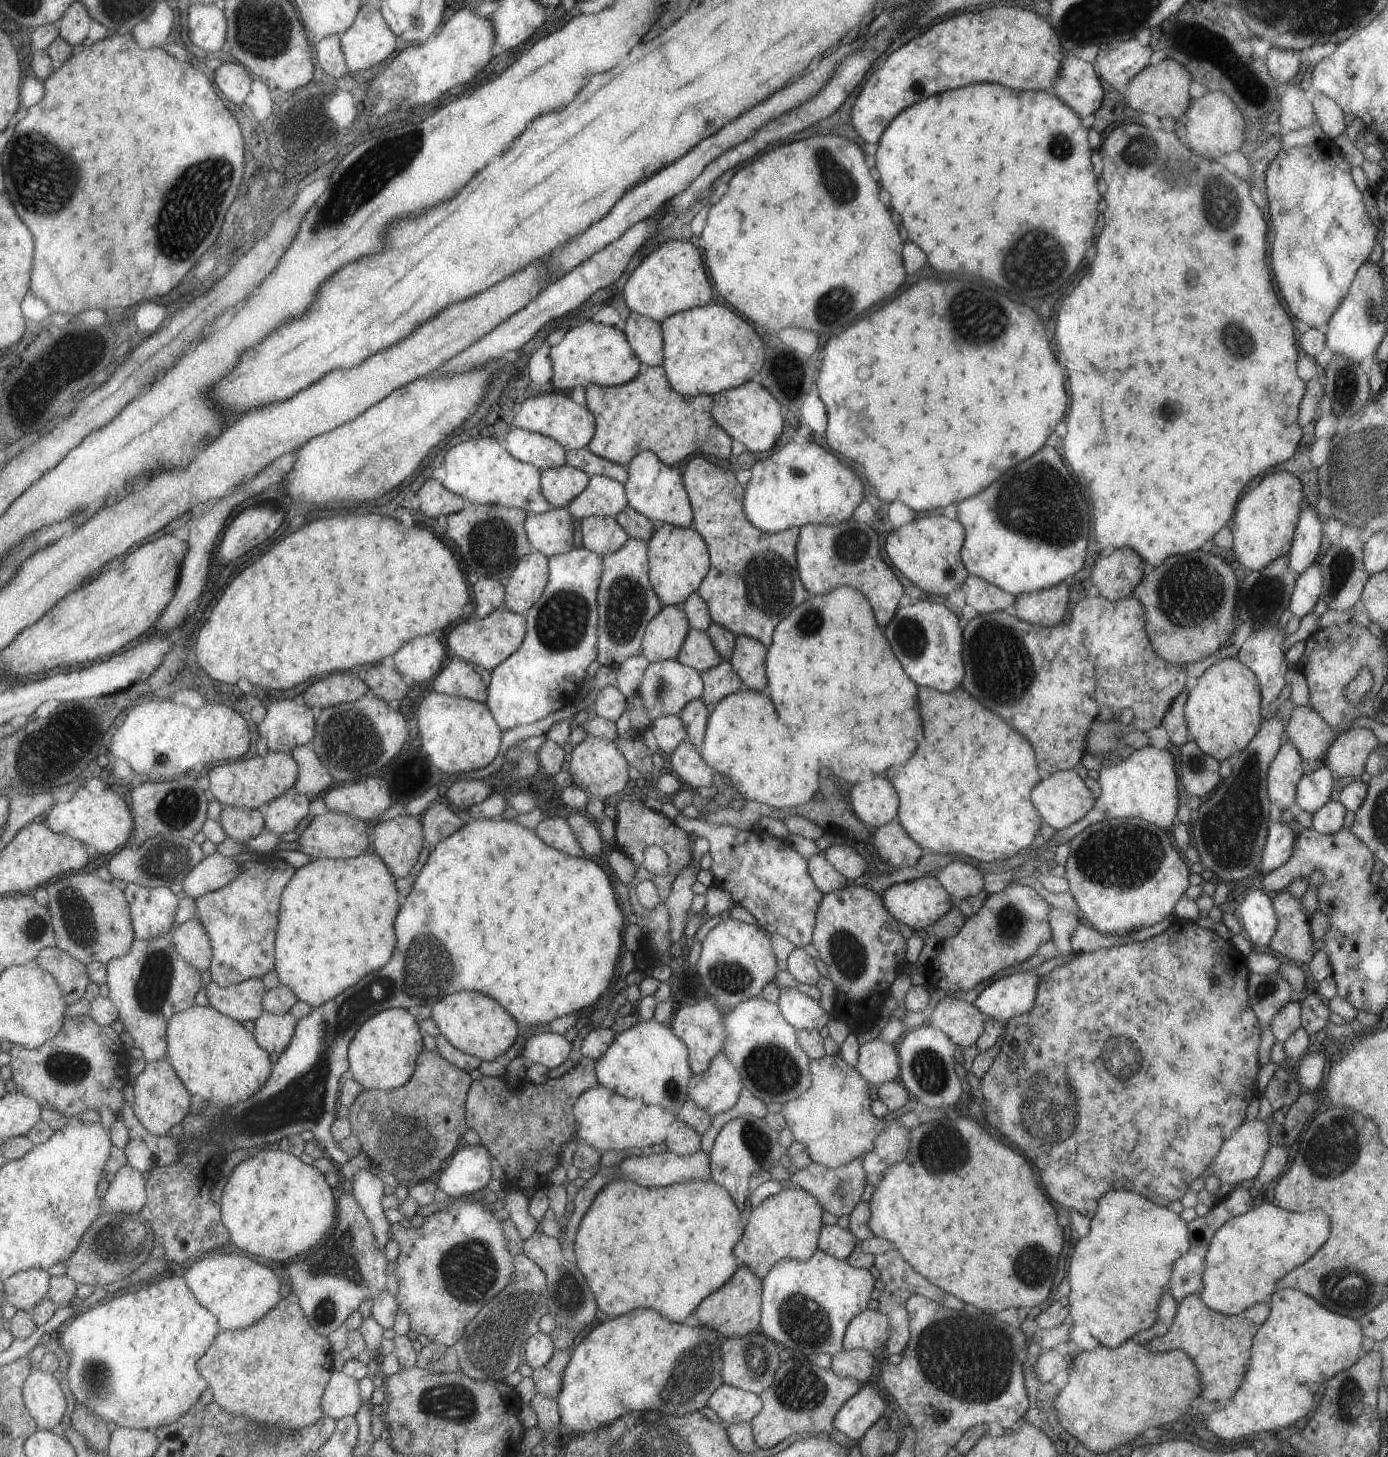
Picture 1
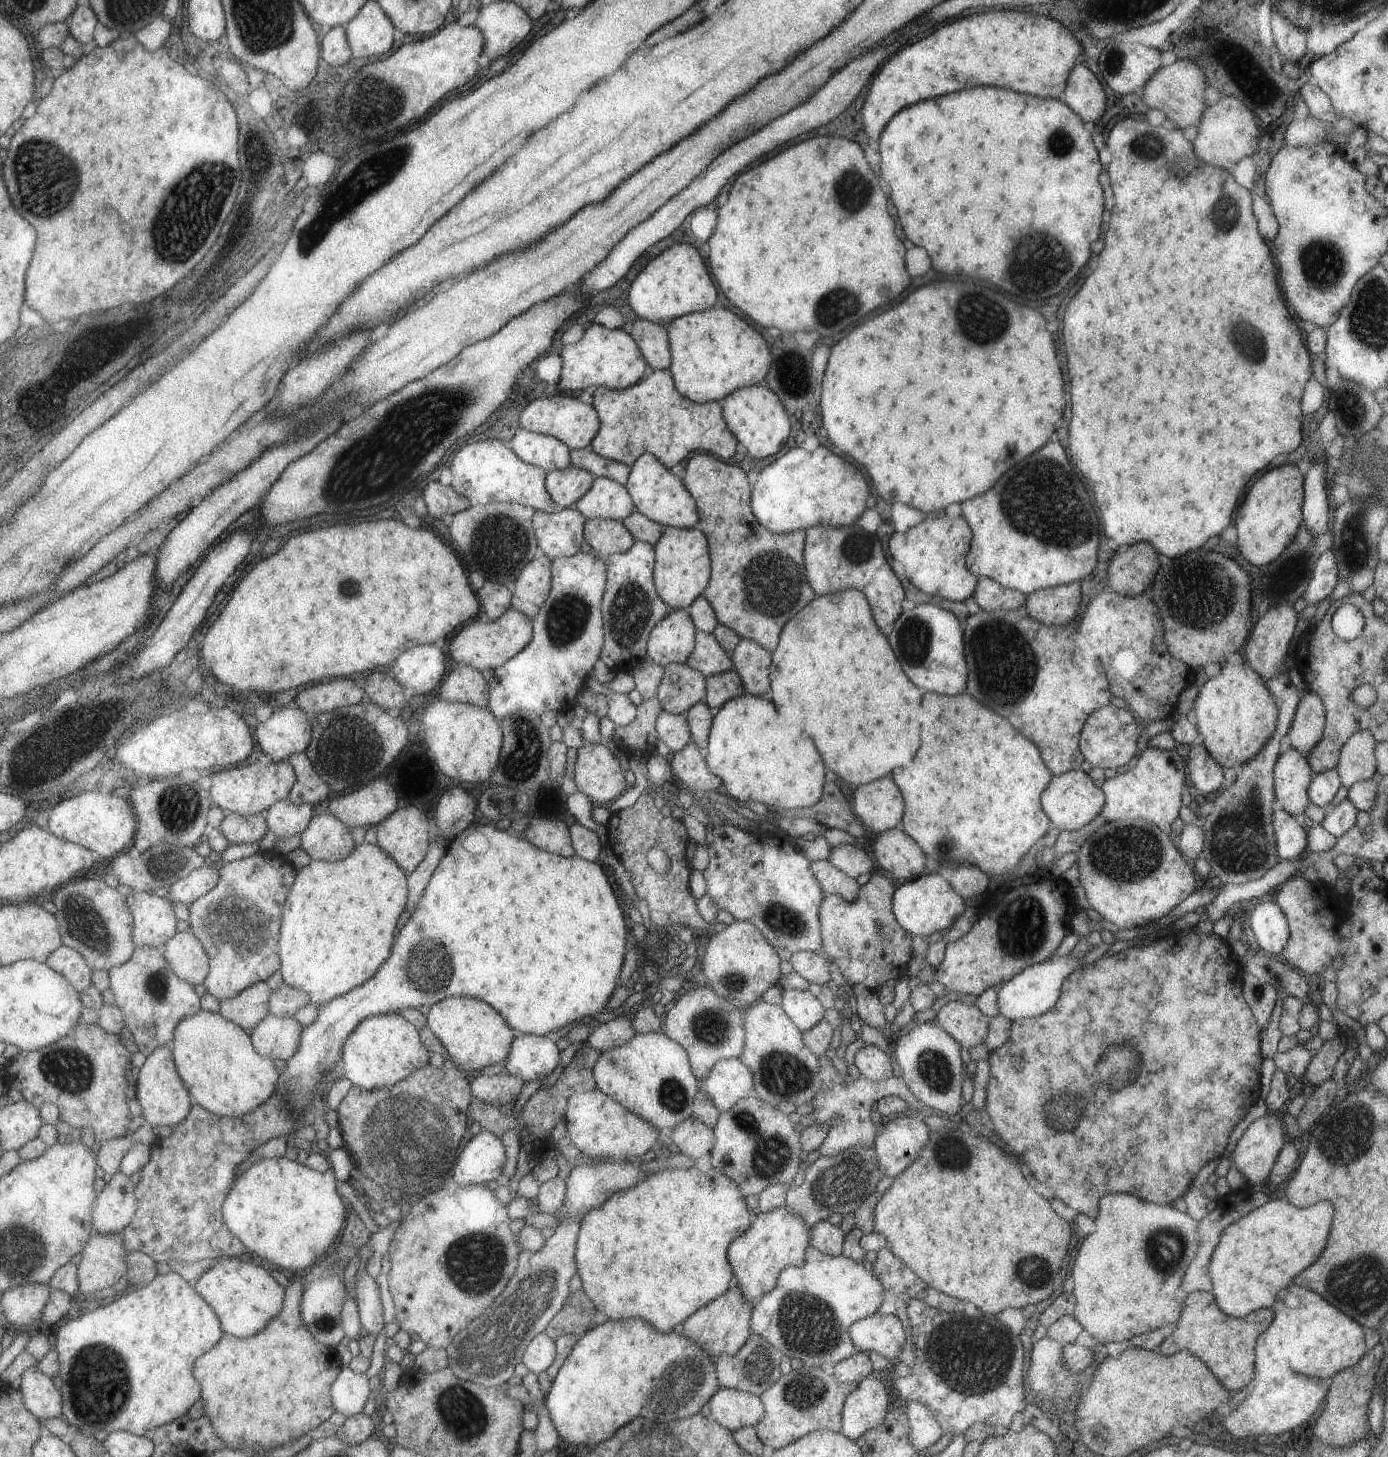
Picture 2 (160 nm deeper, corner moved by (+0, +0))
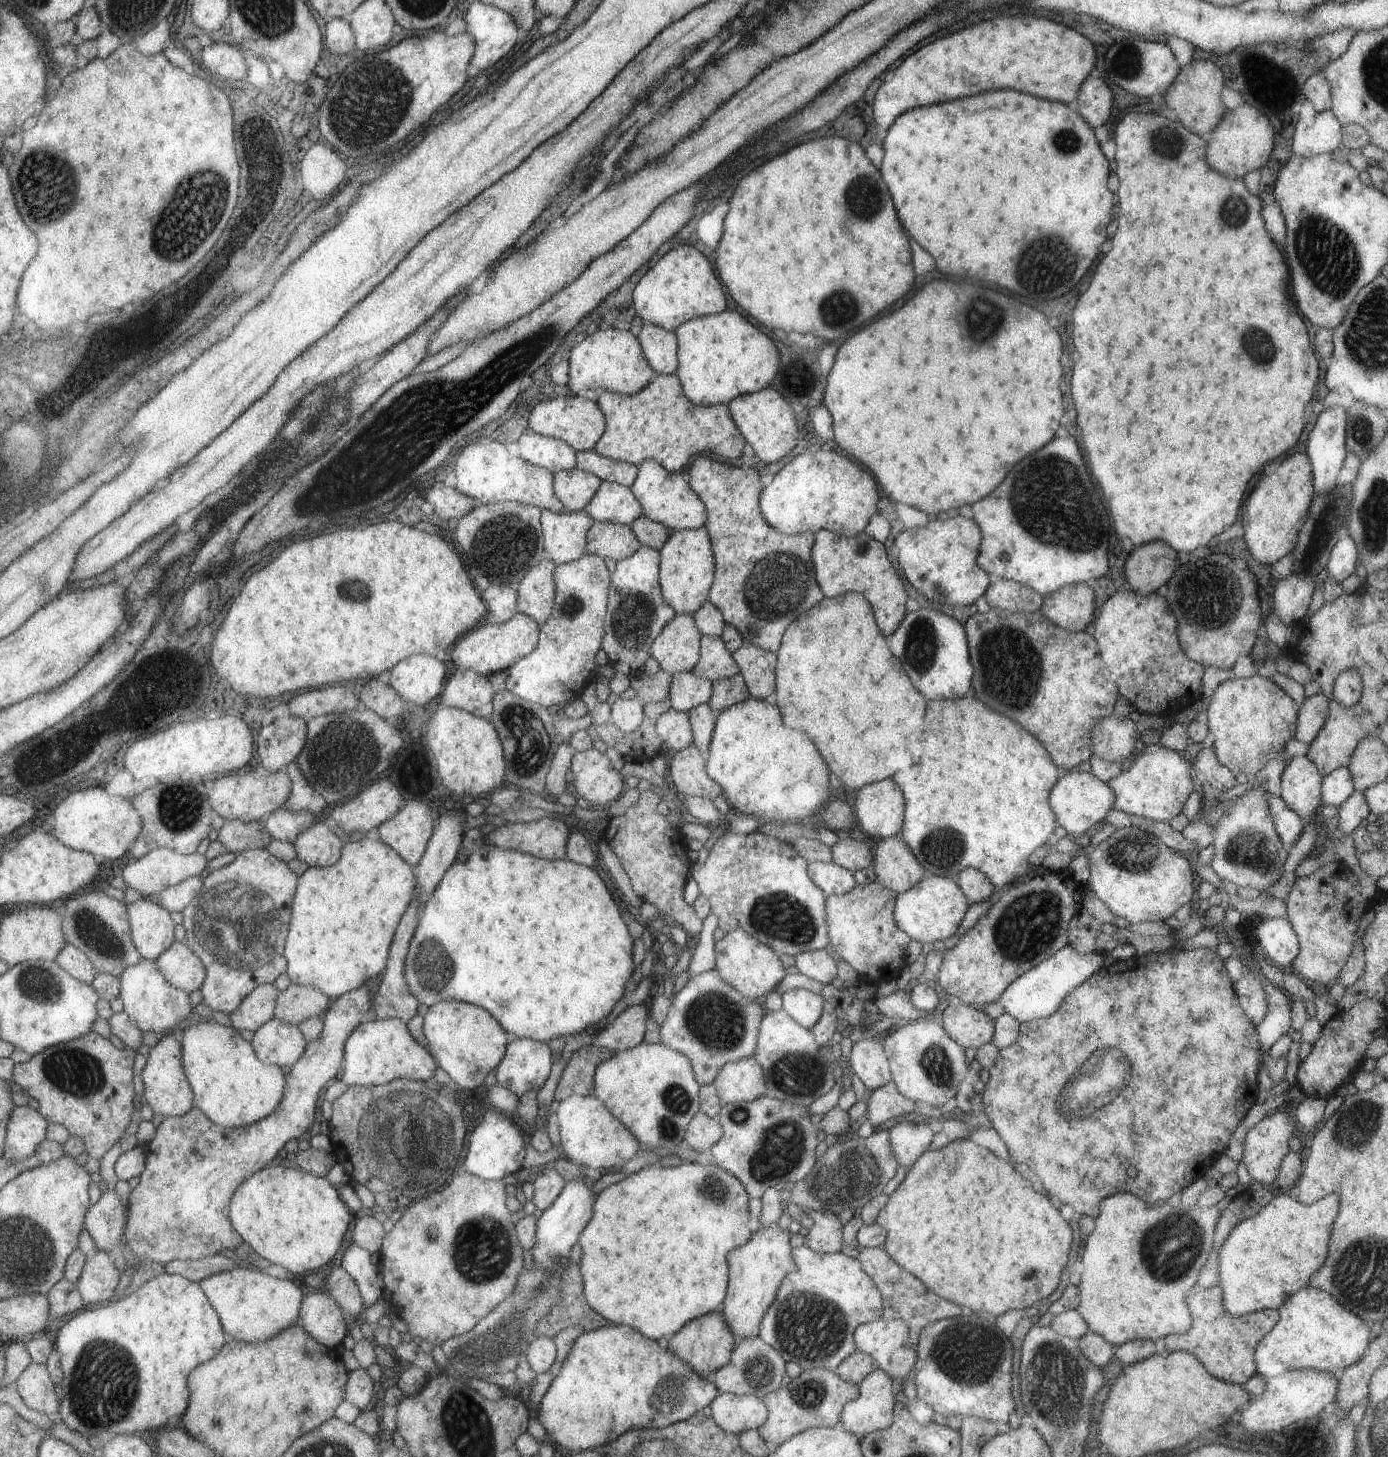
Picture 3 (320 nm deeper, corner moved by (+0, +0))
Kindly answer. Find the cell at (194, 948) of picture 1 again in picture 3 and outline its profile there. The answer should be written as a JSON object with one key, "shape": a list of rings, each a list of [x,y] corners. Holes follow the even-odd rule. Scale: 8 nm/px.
{"shape":[[[173,941],[154,961],[175,988],[188,993],[199,989],[206,975],[203,963],[183,941]]]}

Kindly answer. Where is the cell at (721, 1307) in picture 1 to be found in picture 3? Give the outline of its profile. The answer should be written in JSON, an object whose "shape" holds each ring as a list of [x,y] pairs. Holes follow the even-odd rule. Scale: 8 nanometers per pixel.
{"shape":[[[717,1309],[709,1314],[686,1322],[669,1338],[666,1348],[685,1364],[688,1364],[700,1379],[711,1380],[713,1372],[725,1366],[730,1361],[735,1344],[731,1331],[724,1323],[722,1312],[720,1309]]]}

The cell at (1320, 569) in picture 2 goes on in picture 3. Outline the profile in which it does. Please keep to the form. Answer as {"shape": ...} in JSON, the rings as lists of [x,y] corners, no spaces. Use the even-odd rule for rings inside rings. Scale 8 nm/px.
{"shape":[[[1342,534],[1330,550],[1327,562],[1327,576],[1340,583],[1356,570],[1358,552],[1352,538]]]}

